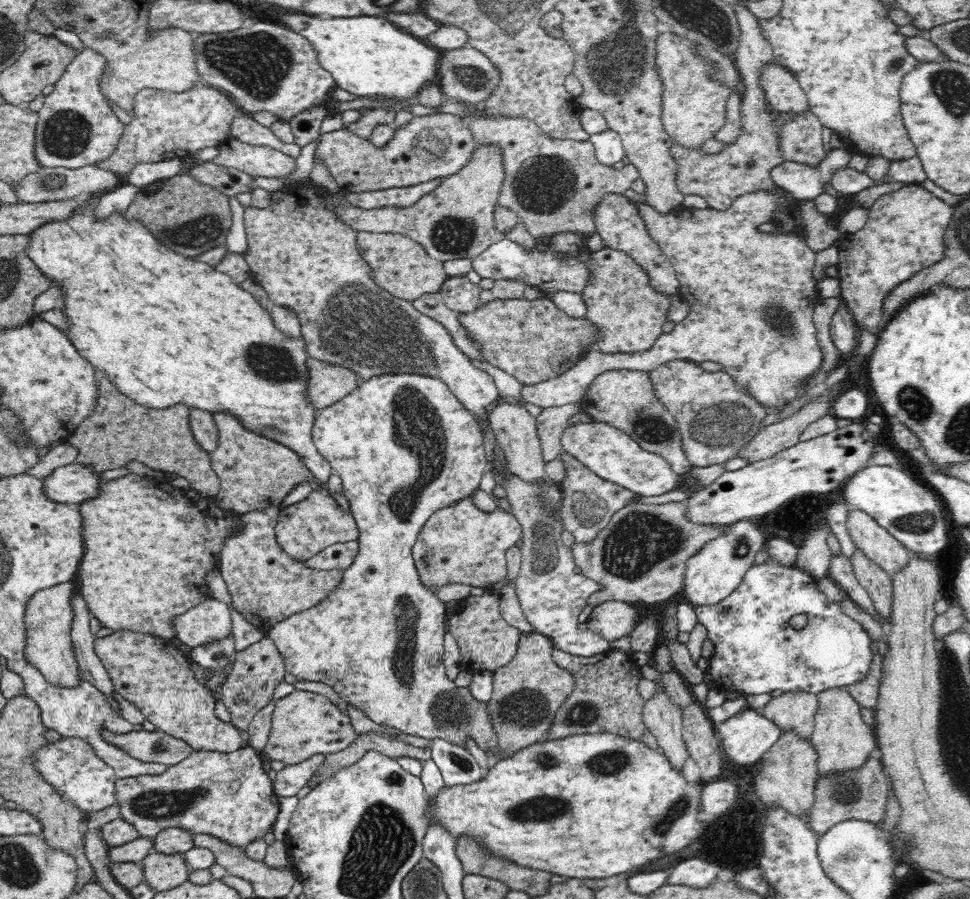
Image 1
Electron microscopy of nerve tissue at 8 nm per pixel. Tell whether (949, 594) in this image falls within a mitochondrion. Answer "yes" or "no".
no

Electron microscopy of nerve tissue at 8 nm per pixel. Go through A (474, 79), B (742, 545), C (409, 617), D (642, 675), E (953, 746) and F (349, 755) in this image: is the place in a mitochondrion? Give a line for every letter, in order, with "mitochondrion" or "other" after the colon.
A: mitochondrion
B: mitochondrion
C: mitochondrion
D: other
E: mitochondrion
F: other

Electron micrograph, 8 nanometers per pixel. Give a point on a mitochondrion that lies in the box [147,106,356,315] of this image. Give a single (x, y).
(204, 230)

